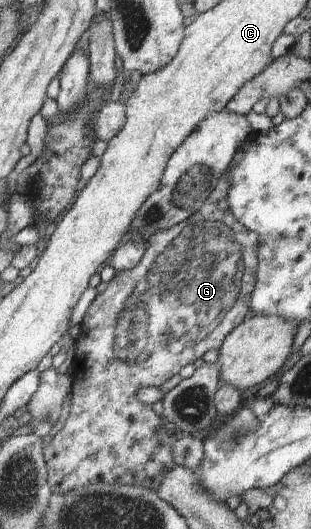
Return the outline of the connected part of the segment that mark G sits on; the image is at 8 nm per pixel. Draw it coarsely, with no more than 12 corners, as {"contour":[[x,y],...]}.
{"contour":[[228,207],[145,241],[88,307],[54,494],[177,466],[136,392],[252,313],[259,235]]}

